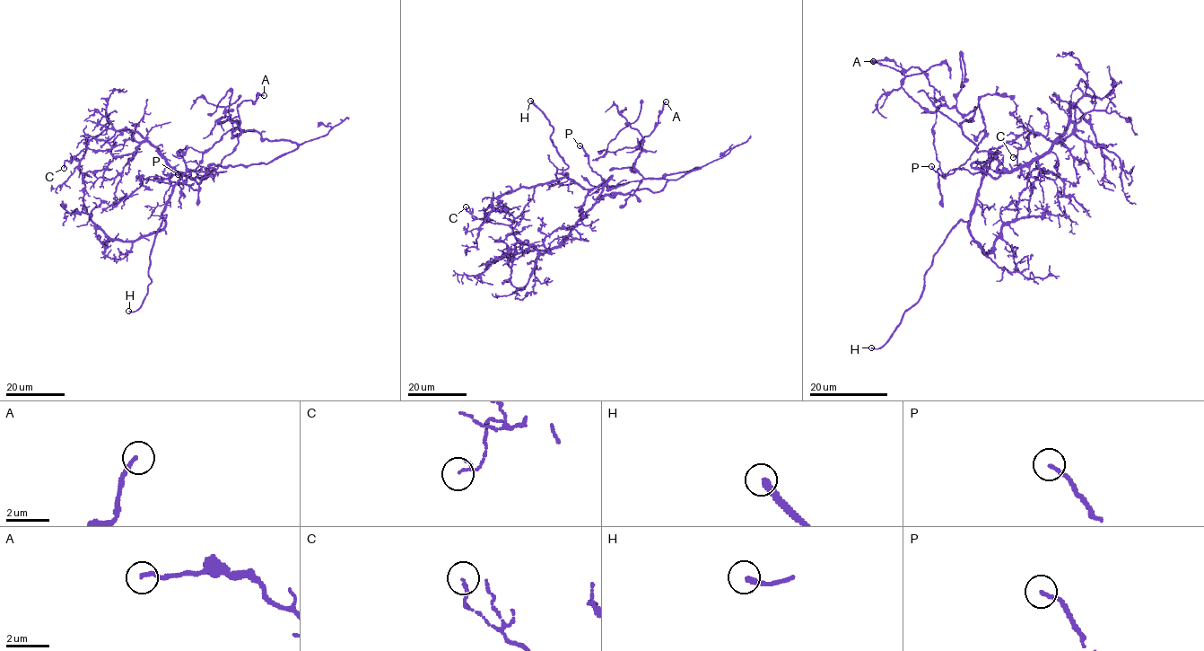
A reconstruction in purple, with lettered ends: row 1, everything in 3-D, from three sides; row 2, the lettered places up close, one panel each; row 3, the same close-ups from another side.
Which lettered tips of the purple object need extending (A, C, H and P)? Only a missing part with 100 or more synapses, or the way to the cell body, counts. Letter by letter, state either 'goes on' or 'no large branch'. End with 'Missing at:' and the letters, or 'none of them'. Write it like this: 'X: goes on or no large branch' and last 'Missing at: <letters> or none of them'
A: no large branch
C: no large branch
H: goes on
P: no large branch
Missing at: H

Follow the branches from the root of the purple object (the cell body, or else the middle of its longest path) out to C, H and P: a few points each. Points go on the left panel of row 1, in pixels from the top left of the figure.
C: (207, 174), (179, 174), (147, 141), (120, 156), (83, 148), (65, 161), (64, 168)
H: (207, 174), (196, 177), (198, 183), (209, 173), (188, 171), (175, 185), (150, 254), (146, 295), (128, 311)
P: (207, 174), (215, 166), (268, 163), (298, 145), (234, 127), (205, 152), (186, 181), (178, 174)

